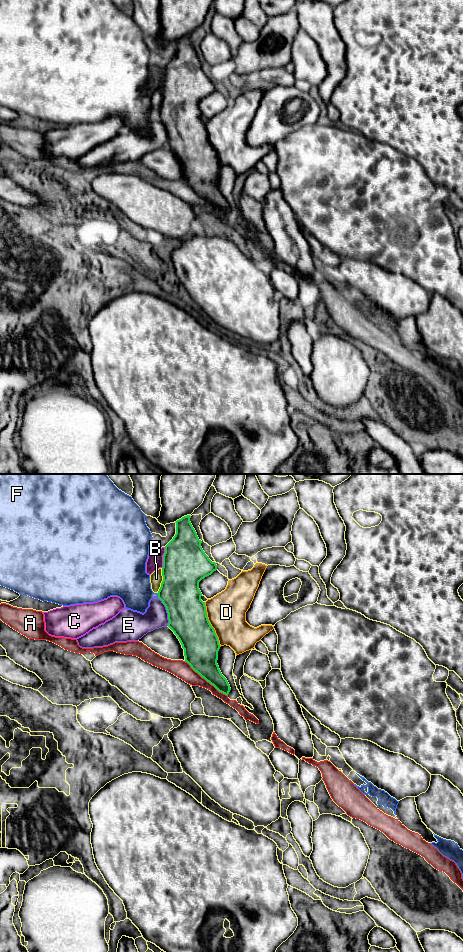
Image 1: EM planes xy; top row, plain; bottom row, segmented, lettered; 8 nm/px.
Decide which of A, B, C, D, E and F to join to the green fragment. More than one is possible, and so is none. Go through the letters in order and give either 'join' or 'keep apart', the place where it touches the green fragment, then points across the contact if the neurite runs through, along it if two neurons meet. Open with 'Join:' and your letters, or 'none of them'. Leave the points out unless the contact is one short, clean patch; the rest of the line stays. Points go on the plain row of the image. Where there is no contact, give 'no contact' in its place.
Join: none of them
A: keep apart; meets green in xy at (206, 200)
B: keep apart; meets green in xy at (162, 101)
C: keep apart; meets green in xy at (163, 77)
D: keep apart; meets green in xy at (210, 144)
E: keep apart; meets green in xy at (167, 131)
F: keep apart; meets green in xy at (158, 115)

